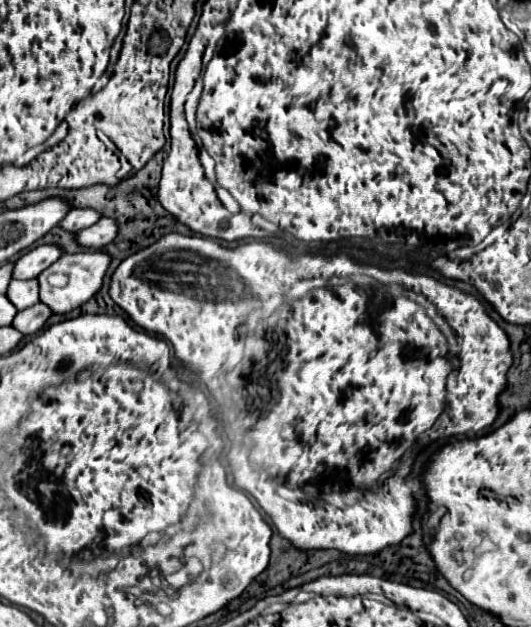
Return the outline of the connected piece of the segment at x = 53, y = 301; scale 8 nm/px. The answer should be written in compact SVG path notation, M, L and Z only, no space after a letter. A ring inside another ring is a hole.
M81 251L81 253L75 253L75 255L61 255L51 267L47 267L37 277L37 281L39 281L39 301L45 303L53 313L69 313L73 309L81 307L85 301L89 301L101 289L107 267L109 267L109 255L105 251ZM57 271L61 271L69 277L69 283L61 289L51 287L47 283L47 277L51 273L57 273Z

